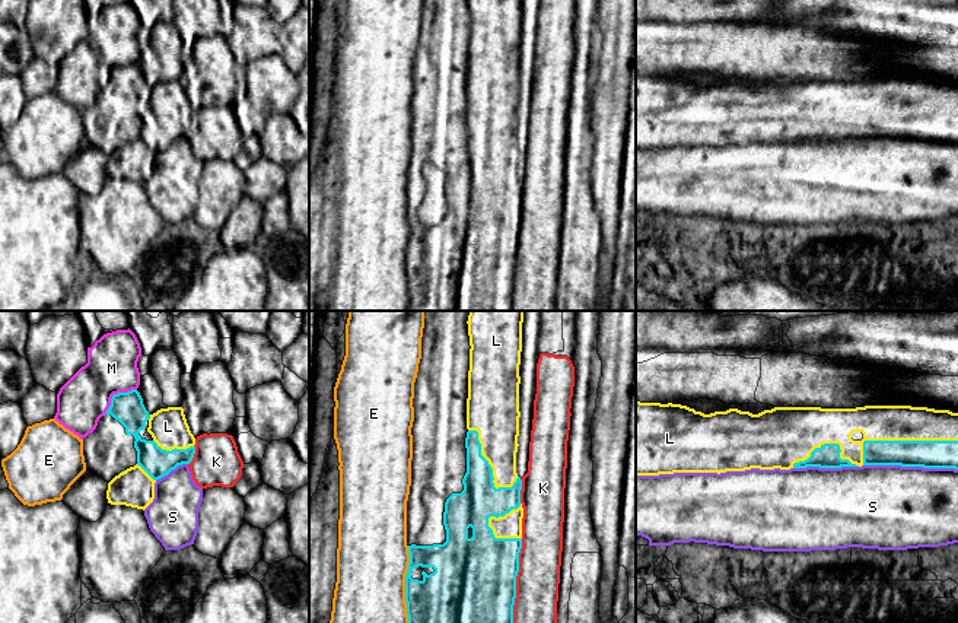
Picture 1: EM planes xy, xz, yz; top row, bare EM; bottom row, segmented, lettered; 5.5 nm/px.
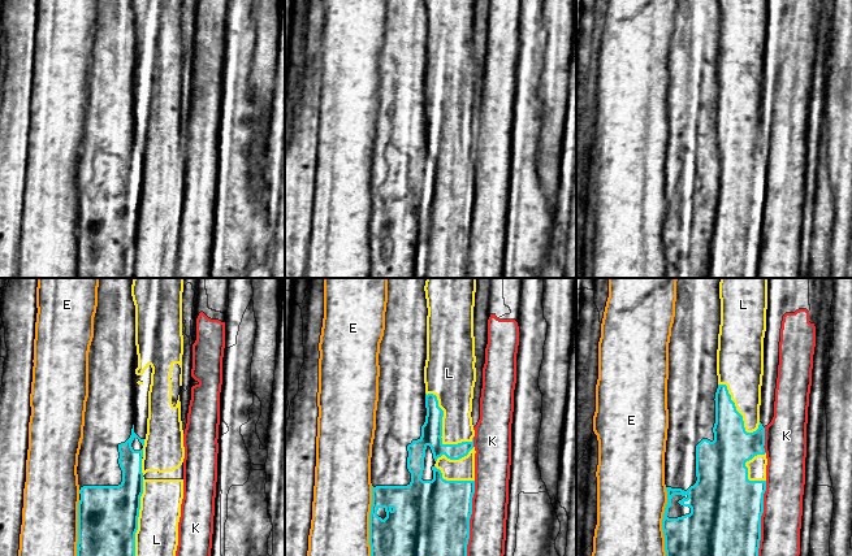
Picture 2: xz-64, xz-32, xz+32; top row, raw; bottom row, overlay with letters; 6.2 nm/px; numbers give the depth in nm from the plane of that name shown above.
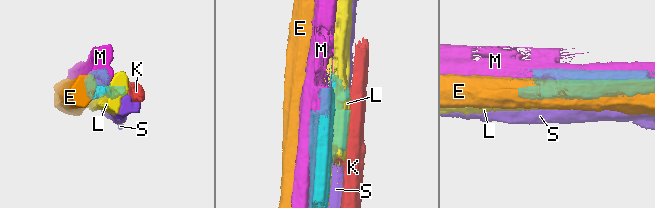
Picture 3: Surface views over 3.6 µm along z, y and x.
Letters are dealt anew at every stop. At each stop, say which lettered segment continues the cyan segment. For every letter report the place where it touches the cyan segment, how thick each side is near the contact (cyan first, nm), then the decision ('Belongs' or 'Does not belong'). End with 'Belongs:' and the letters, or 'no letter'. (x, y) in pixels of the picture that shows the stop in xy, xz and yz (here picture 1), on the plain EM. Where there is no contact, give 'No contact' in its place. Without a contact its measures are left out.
E: Touches cyan at xz (406, 264). Thickness 440 nm (cyan) against 420 nm. Does not belong
K: Touches cyan at xz (515, 261). Thickness 480 nm (cyan) against 240 nm. Does not belong
L: Touches cyan at yz (898, 114). Thickness 160 nm (cyan) against 190 nm. Does not belong
M: Touches cyan at xy (114, 67). Thickness 180 nm (cyan) against 280 nm. Does not belong
S: Touches cyan at yz (910, 139). Thickness 160 nm (cyan) against 460 nm. Does not belong
Belongs: no letter

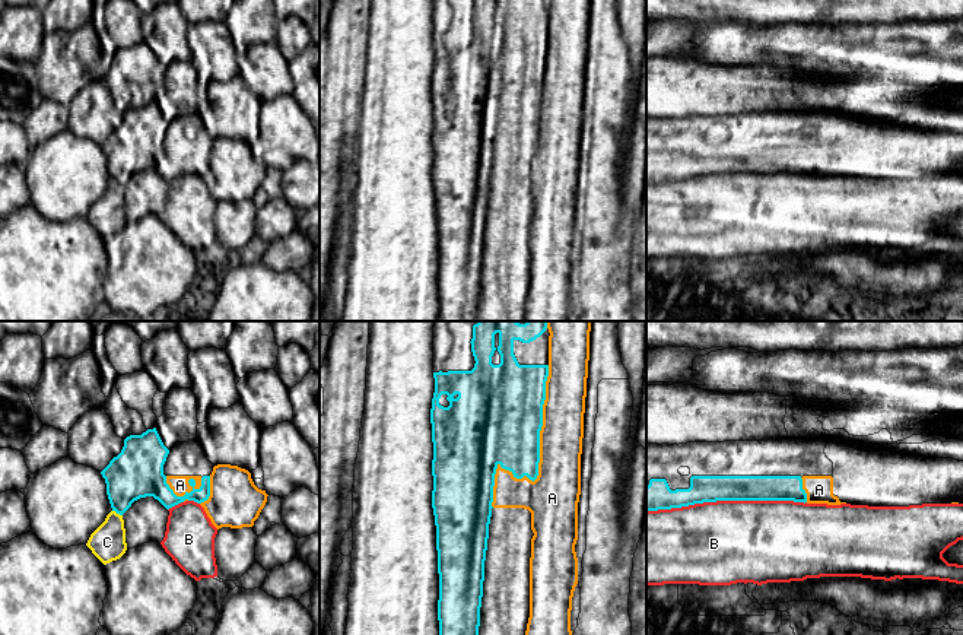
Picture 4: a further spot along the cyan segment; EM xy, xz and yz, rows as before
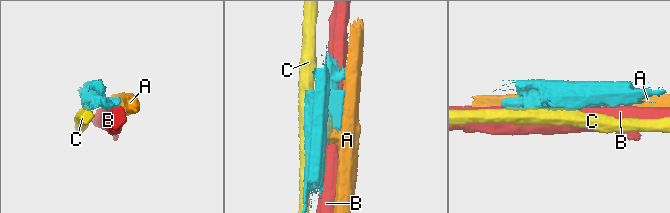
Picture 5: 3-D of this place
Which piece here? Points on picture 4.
A: Touches cyan at xz (539, 133). Thickness 380 nm (cyan) against 280 nm. Does not belong
B: Touches cyan at yz (725, 172). Thickness 140 nm (cyan) against 460 nm. Does not belong
C: Touches cyan at xy (117, 186). Thickness 280 nm (cyan) against 190 nm. Does not belong
Belongs: no letter

